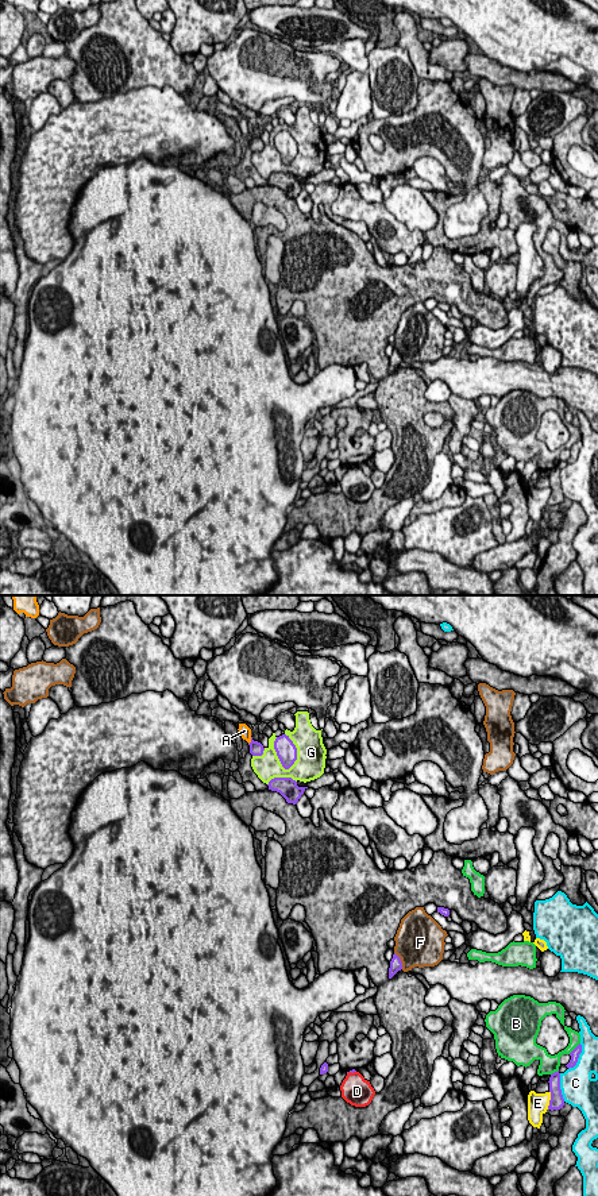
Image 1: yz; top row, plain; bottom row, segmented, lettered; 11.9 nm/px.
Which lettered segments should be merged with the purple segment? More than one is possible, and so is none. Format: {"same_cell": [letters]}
{"same_cell": []}

